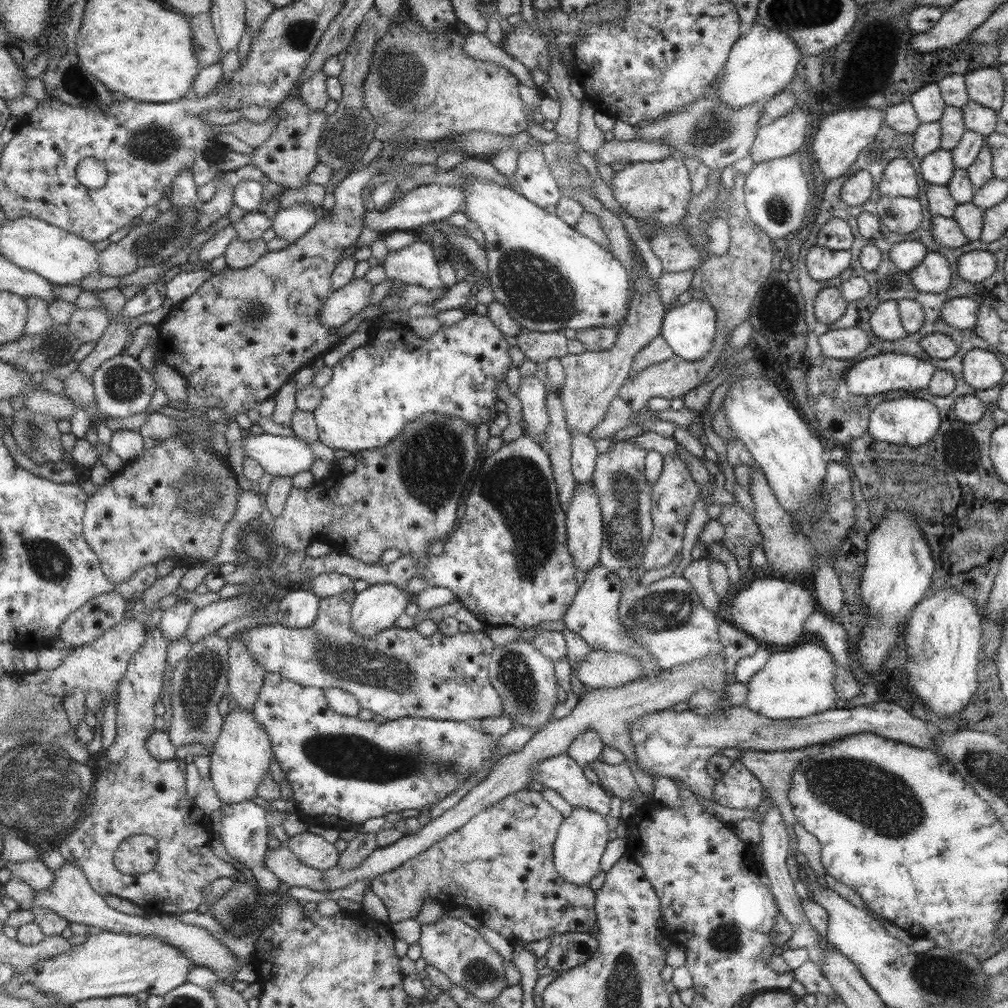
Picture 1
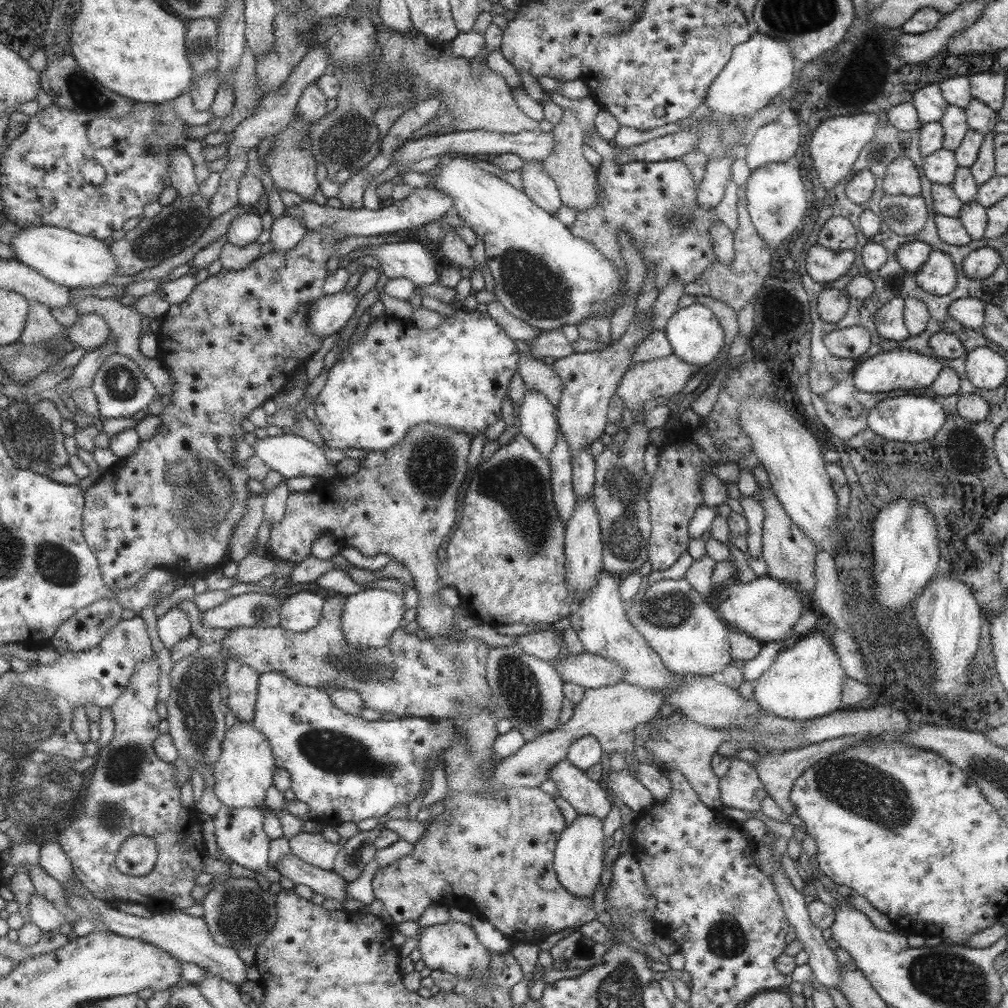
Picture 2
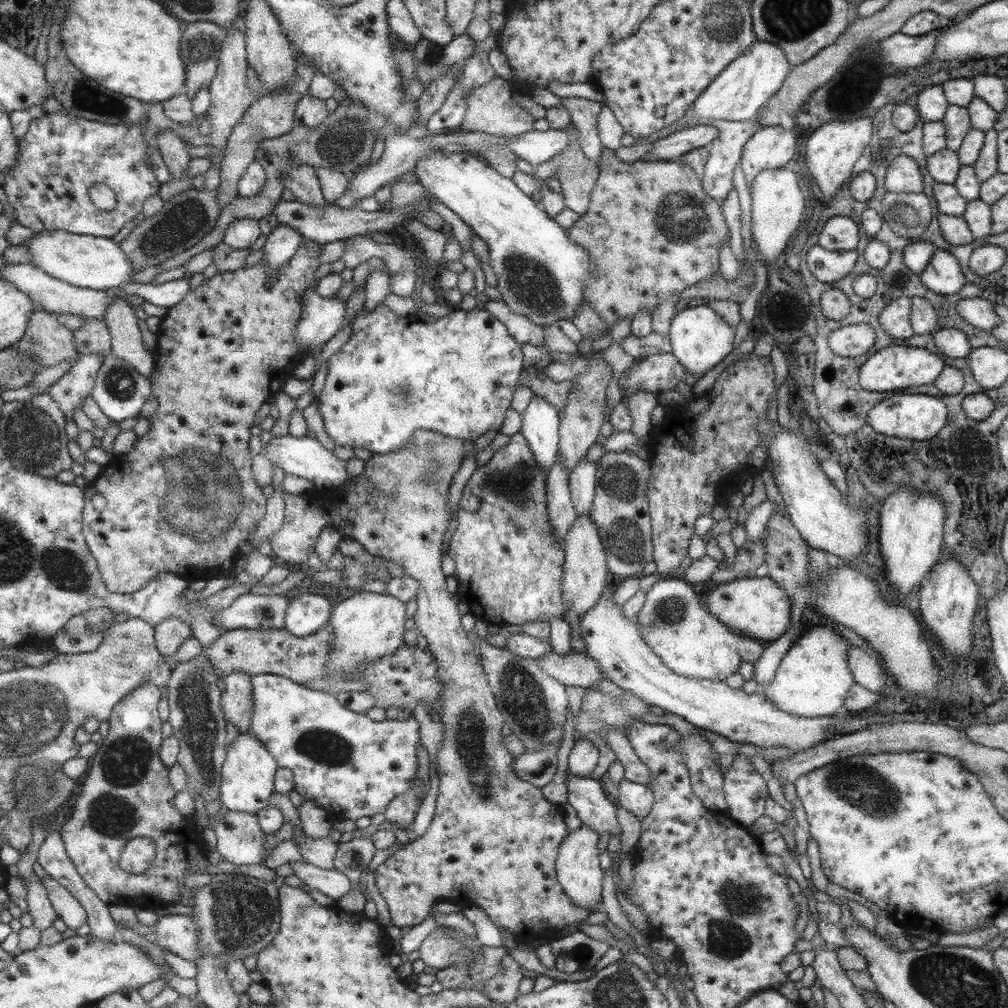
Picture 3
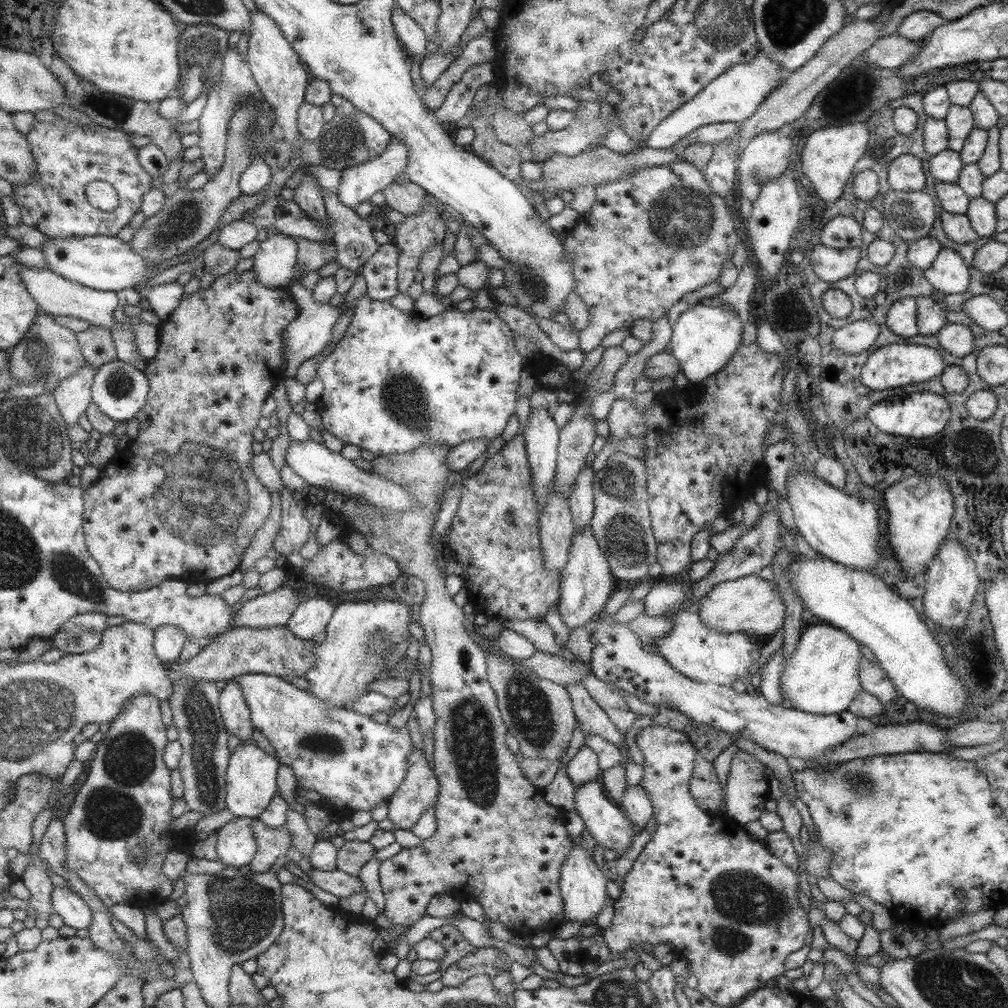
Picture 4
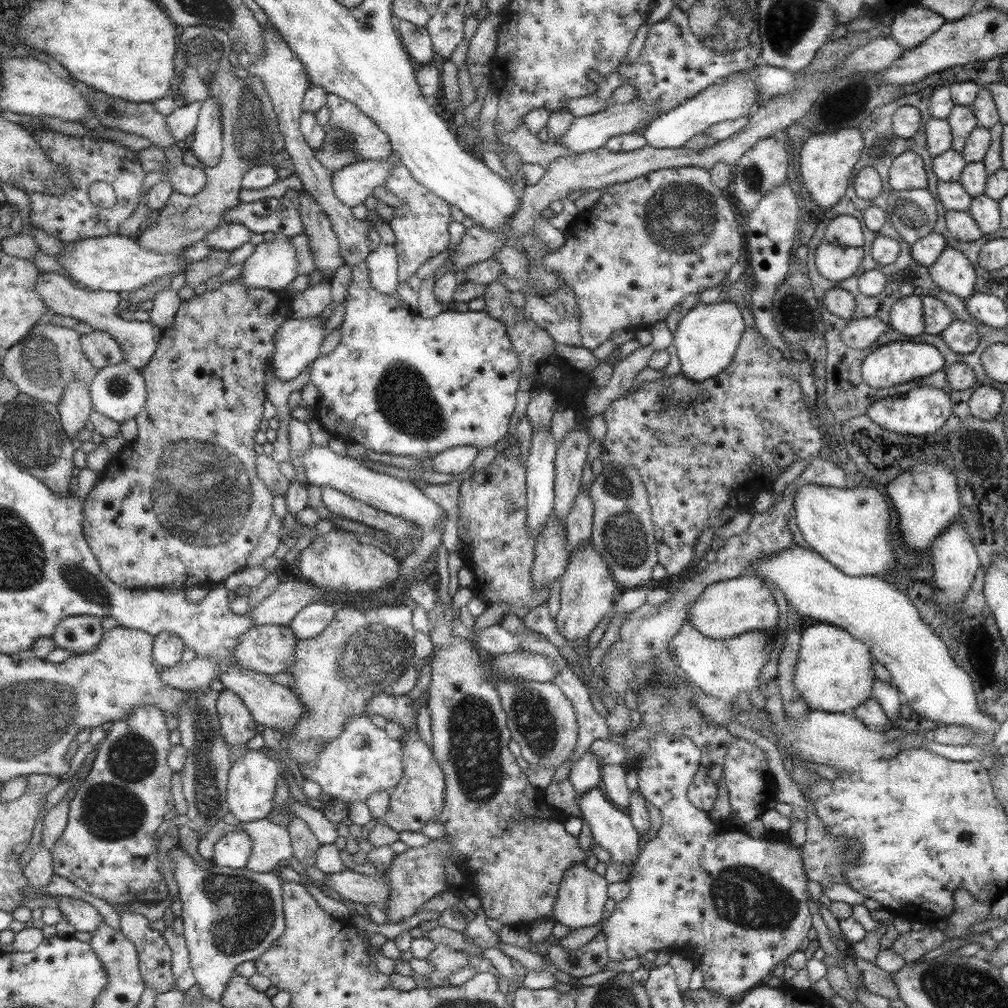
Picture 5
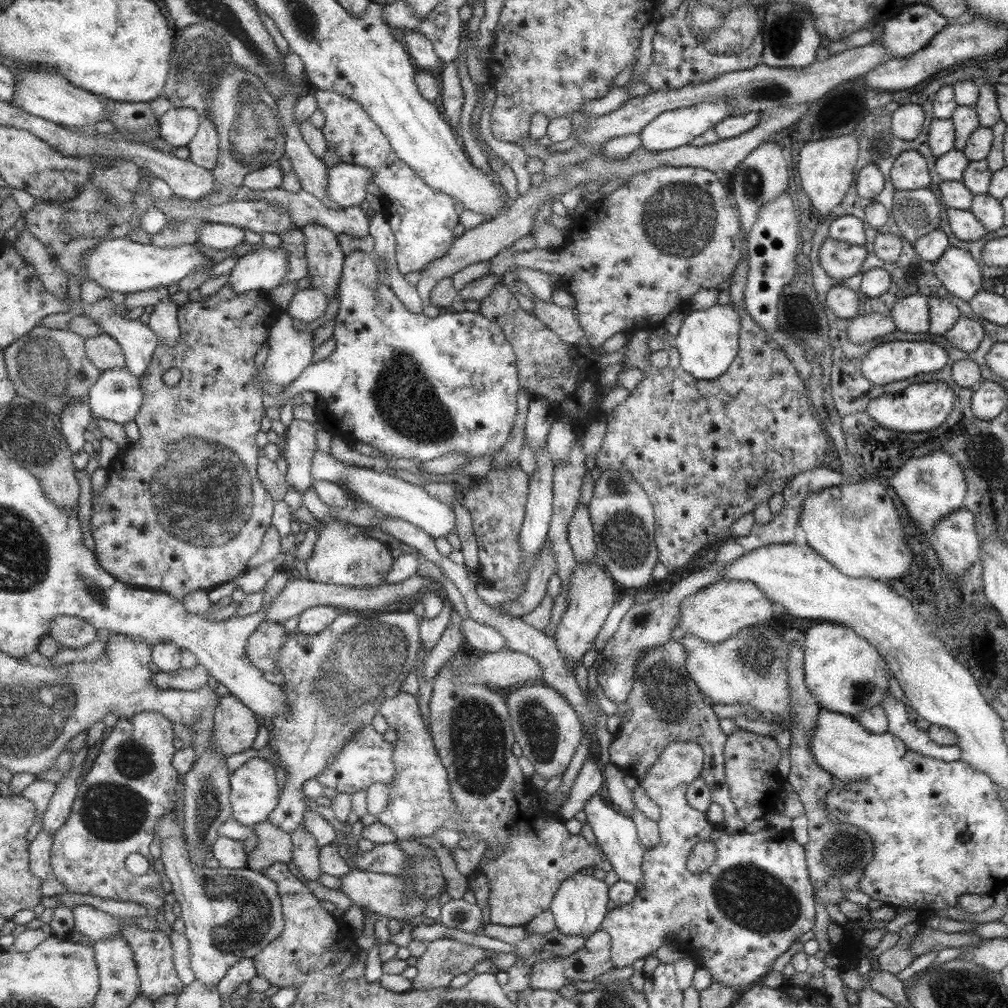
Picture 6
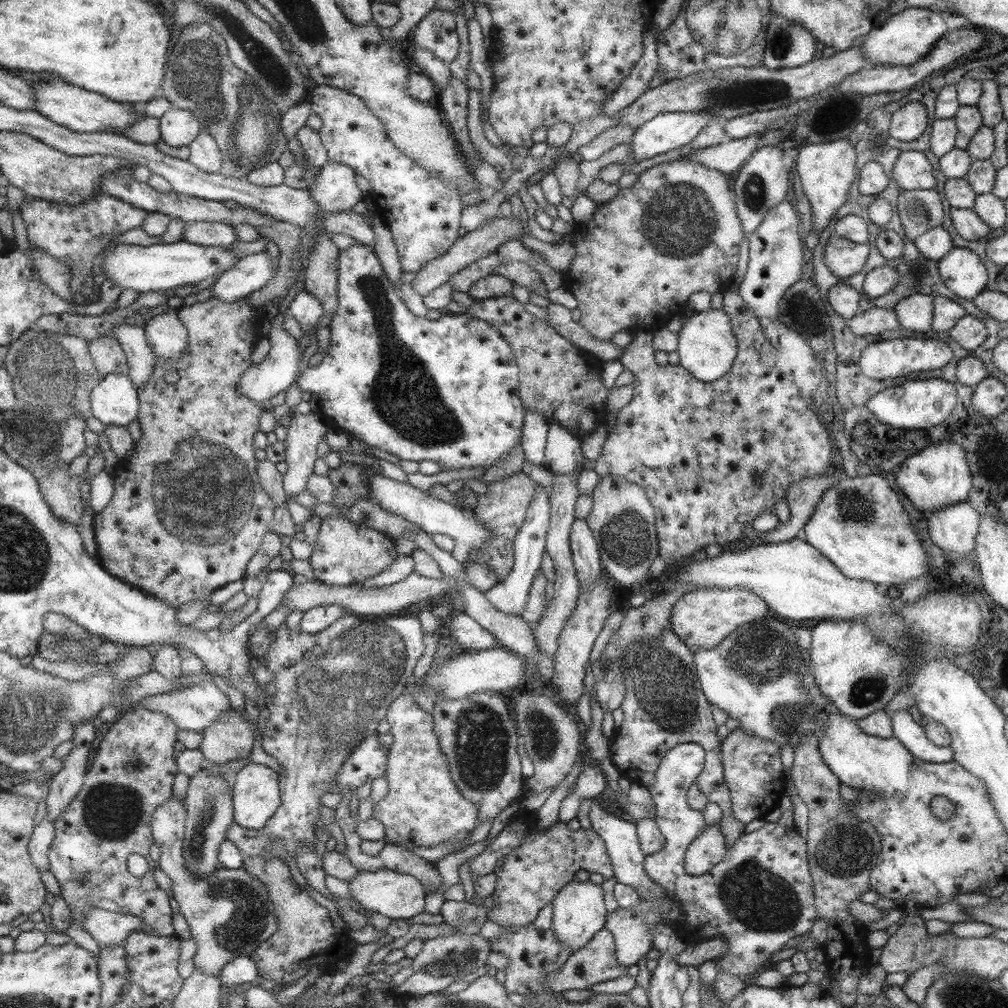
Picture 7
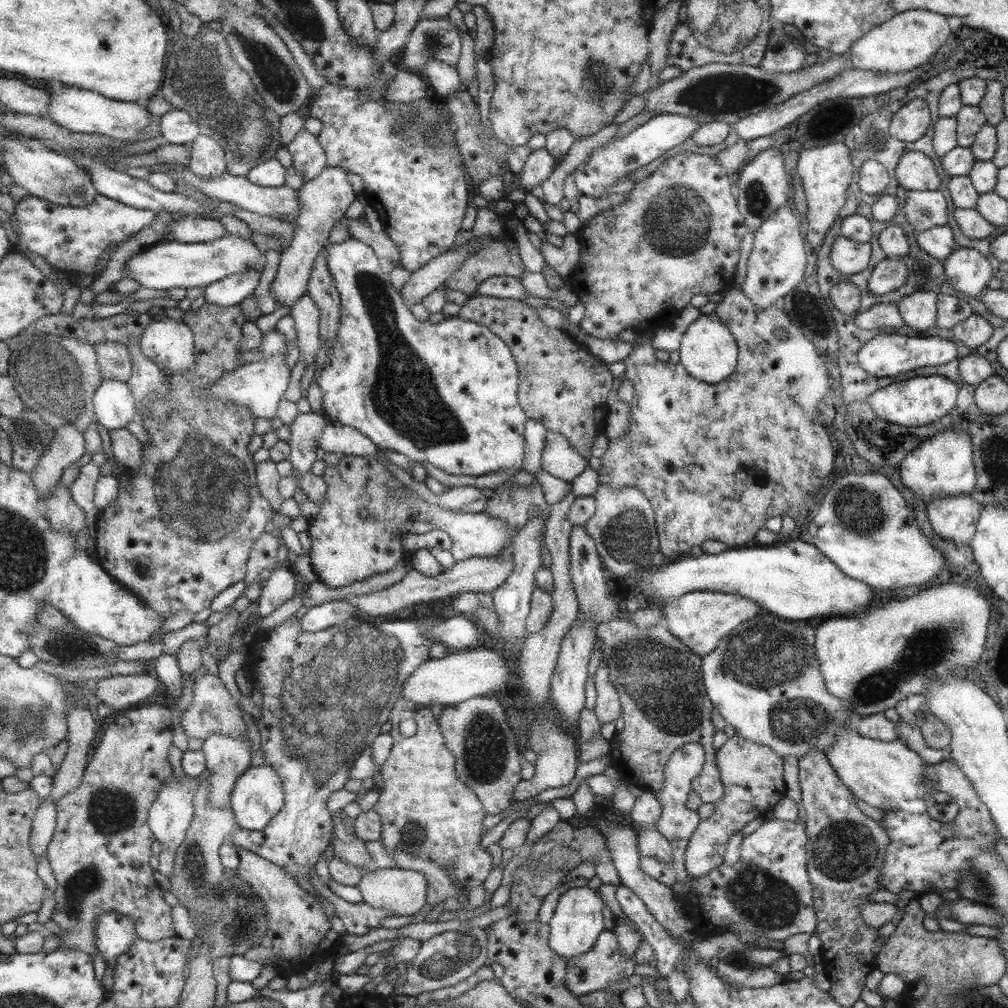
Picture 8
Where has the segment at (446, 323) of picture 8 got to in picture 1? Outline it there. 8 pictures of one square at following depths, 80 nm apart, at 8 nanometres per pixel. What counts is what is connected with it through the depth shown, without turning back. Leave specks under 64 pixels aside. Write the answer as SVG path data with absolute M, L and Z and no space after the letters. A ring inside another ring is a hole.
M475 312L465 315L449 327L441 326L427 340L422 340L421 336L409 331L401 323L383 327L363 347L353 350L333 367L332 381L323 388L323 402L314 412L321 442L335 450L347 450L354 454L392 443L404 431L408 422L424 412L461 417L469 424L481 424L497 416L498 412L493 406L495 384L504 380L511 361L507 355L509 346L500 330L486 315L477 315Z

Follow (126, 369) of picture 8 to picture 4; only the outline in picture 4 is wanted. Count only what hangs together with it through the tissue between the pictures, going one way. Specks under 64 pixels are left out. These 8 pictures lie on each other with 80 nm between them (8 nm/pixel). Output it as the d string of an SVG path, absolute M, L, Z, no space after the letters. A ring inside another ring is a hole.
M91 325L89 330L77 333L77 339L86 360L97 368L118 359L112 332L105 327Z

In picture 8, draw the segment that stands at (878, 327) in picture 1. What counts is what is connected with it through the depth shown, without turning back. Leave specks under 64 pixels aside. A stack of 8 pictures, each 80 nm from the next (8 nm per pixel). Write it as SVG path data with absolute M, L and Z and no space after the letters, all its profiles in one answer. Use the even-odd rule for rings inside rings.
M917 291L895 303L905 326L918 331L927 331L936 325L936 293Z

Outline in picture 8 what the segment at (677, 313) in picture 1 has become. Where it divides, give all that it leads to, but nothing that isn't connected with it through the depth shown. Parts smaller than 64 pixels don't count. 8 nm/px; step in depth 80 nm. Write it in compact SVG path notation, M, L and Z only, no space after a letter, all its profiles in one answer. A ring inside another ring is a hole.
M711 313L708 315L699 314L687 326L677 352L679 353L678 363L684 365L688 375L695 380L705 381L707 384L720 383L721 380L727 378L736 368L736 356L739 354L736 340L727 325Z

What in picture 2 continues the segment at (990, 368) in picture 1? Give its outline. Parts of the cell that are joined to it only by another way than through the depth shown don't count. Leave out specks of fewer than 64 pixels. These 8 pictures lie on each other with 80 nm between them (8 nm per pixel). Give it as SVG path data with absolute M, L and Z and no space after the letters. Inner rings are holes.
M978 347L966 354L964 369L975 387L993 390L1001 386L1006 374L1006 361L990 349Z

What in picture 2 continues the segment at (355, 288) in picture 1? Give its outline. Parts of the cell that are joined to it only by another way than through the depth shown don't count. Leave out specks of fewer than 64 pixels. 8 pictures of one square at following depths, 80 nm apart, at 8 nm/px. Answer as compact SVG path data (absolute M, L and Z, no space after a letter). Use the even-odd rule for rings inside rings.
M354 288L350 291L324 295L311 307L309 330L321 338L331 336L335 332L339 333L355 316L359 299L359 294Z

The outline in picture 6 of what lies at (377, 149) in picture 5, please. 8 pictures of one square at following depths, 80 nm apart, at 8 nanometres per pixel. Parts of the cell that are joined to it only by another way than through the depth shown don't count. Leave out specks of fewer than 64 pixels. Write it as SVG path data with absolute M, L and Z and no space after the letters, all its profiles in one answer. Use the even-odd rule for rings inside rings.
M318 89L316 95L319 101L319 109L323 109L327 115L327 122L322 131L328 140L329 148L336 150L336 153L342 158L341 162L369 167L376 174L372 182L383 190L382 206L389 217L388 222L398 243L396 255L399 271L405 276L410 272L419 273L425 265L443 257L447 248L452 247L453 234L451 234L451 230L457 224L457 214L453 210L453 204L455 204L453 200L455 199L437 193L436 189L429 188L421 180L419 173L400 159L382 128L379 128L379 125L364 111L359 102L329 90Z

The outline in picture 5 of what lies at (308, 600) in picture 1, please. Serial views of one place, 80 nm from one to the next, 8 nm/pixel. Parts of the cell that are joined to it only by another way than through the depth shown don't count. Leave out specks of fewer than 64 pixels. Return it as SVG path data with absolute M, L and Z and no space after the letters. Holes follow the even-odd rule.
M325 601L308 604L297 613L289 626L301 641L316 639L335 620L338 607L337 604Z

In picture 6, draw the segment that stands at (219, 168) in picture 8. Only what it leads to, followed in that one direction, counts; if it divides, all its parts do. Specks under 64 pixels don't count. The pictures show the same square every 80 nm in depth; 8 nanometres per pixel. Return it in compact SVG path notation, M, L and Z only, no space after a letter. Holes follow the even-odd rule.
M200 115L199 130L187 147L195 164L215 170L220 155L220 134L212 116Z

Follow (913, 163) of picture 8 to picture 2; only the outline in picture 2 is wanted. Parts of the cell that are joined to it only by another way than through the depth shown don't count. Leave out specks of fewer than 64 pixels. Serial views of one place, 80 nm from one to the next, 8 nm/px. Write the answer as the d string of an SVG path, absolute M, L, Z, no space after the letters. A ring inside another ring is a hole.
M901 156L887 165L882 190L888 196L919 196L919 174L910 158Z

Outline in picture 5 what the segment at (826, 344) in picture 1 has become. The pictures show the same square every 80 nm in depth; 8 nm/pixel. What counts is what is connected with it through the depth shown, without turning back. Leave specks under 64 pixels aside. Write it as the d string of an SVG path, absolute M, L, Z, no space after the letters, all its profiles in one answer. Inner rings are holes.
M861 318L861 320L851 320L841 332L841 342L849 348L863 350L871 342L874 342L887 328L887 323L883 324L878 318Z

